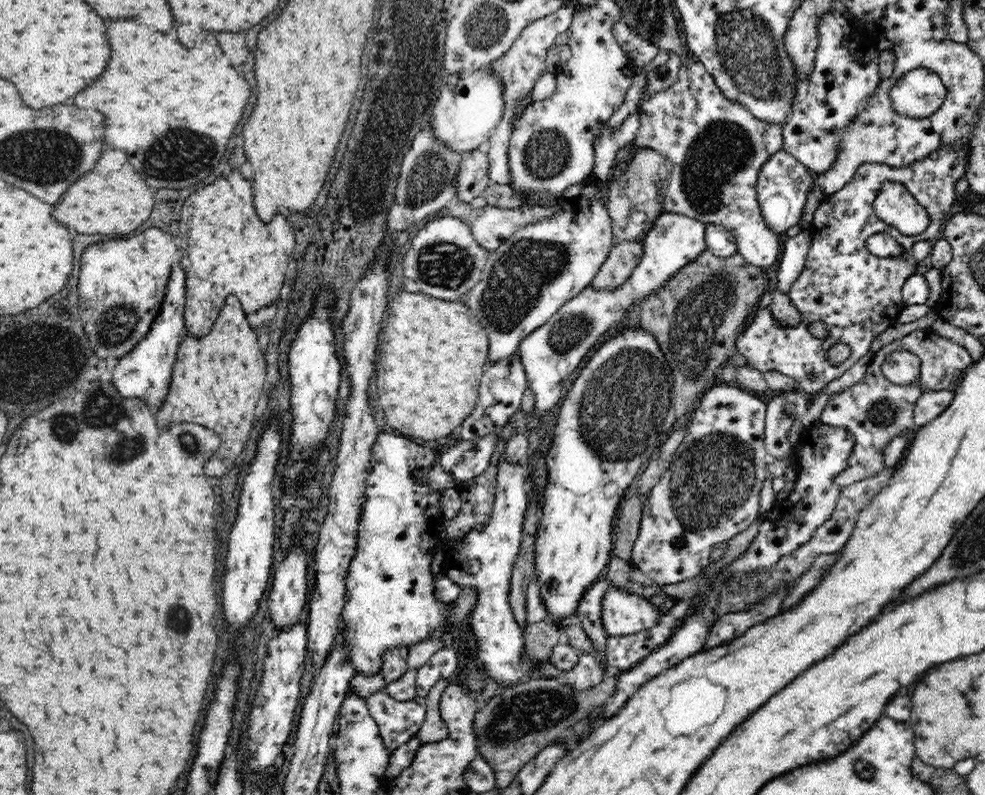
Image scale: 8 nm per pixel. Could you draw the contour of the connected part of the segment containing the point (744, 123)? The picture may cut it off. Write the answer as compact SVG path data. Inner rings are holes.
M695 58L682 63L678 80L670 88L656 92L640 104L640 126L633 144L636 149L648 148L671 162L671 176L665 190L664 212L689 216L702 223L722 225L735 238L737 252L748 264L762 270L776 264L781 256L778 234L763 219L756 192L758 171L775 152L783 149L783 126L758 120L744 105L722 94L714 77Z

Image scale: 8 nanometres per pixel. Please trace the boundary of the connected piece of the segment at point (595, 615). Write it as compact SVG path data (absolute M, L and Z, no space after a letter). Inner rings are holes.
M598 579L582 596L576 615L582 630L586 631L586 635L590 637L590 641L594 643L597 649L596 658L606 667L606 641L609 634L604 630L602 624L602 597L604 593L612 588L604 579Z

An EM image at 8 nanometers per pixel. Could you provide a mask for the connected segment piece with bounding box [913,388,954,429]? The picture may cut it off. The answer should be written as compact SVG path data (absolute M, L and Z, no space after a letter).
M952 388L942 391L924 391L914 408L913 419L916 429L926 426L925 424L940 416L946 408L949 408L952 400L954 400Z

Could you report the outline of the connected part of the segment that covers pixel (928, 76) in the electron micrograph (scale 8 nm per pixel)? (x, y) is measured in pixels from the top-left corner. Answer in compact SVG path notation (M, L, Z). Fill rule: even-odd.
M915 68L901 76L890 89L892 108L902 116L926 118L944 102L946 87L928 68Z

